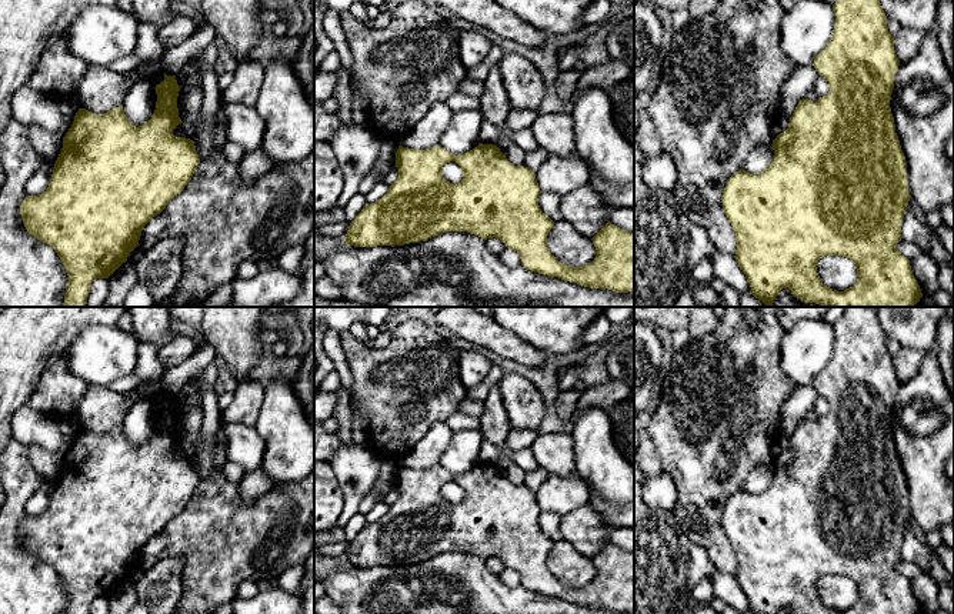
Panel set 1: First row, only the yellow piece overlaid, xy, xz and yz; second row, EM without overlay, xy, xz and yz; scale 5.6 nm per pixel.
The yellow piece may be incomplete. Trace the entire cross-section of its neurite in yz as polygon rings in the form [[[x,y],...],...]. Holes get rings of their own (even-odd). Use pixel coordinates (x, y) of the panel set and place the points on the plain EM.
[[[845,307],[843,316],[833,324],[833,331],[835,334],[835,346],[831,360],[825,368],[815,376],[813,383],[820,396],[828,401],[828,414],[818,417],[815,423],[803,418],[797,424],[790,437],[788,448],[773,460],[773,481],[763,493],[753,494],[740,490],[728,498],[728,503],[724,507],[723,528],[733,545],[737,560],[734,578],[747,597],[751,607],[750,614],[780,614],[780,611],[787,607],[791,610],[791,614],[923,614],[913,594],[910,580],[895,568],[897,563],[901,561],[901,544],[911,514],[907,501],[905,475],[895,453],[894,437],[890,427],[895,393],[900,386],[900,380],[894,370],[894,357],[888,353],[887,336],[877,313],[871,307]],[[824,575],[843,575],[850,578],[857,588],[857,603],[844,611],[837,611],[824,605],[817,593],[818,580]]]

